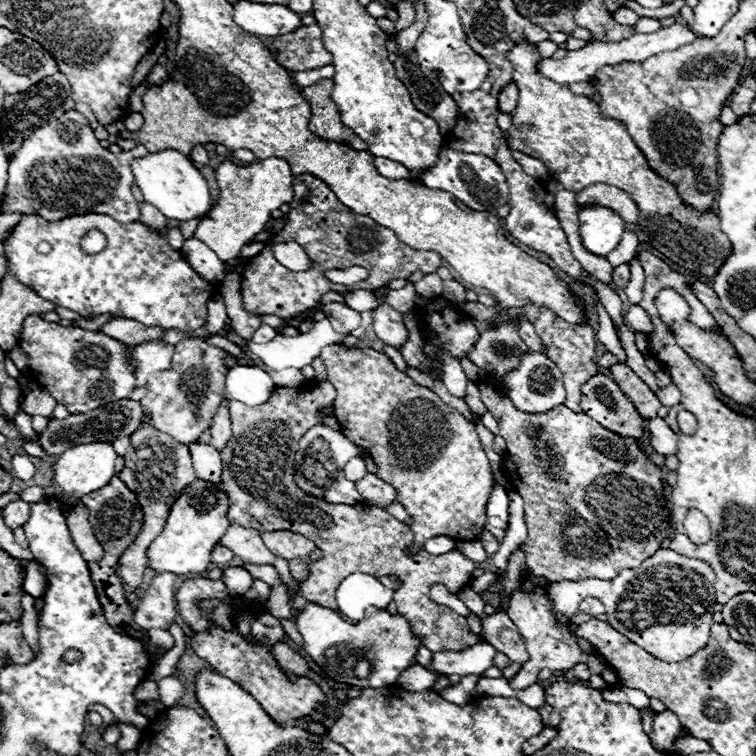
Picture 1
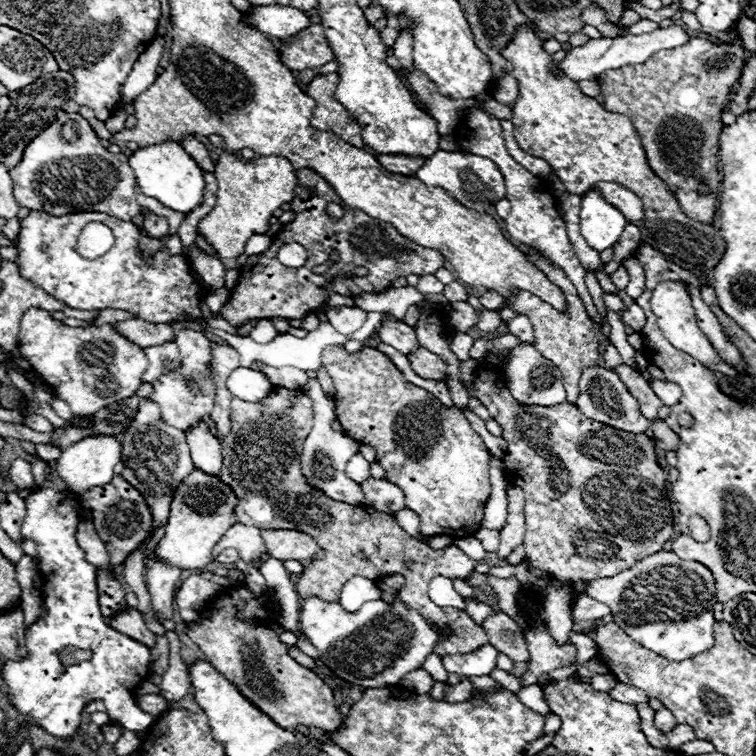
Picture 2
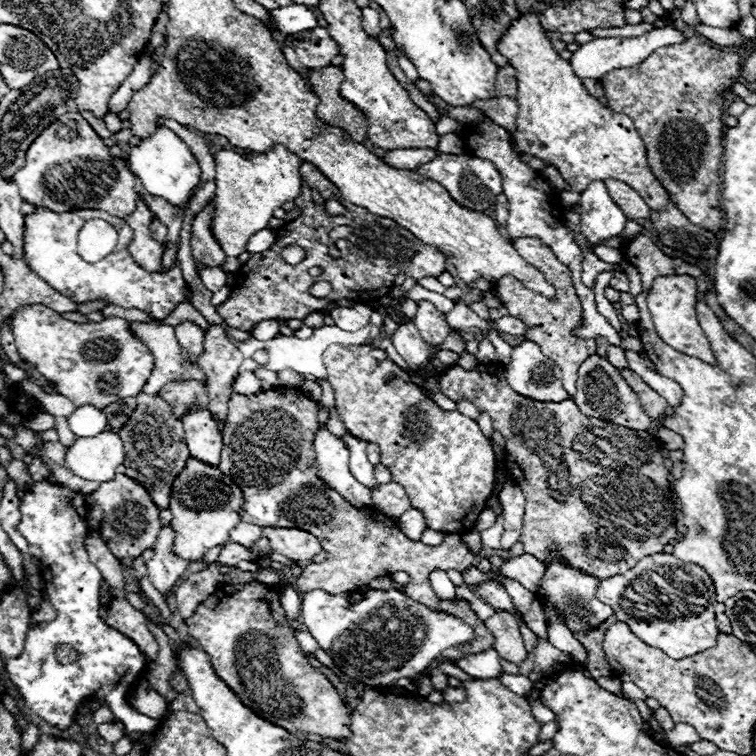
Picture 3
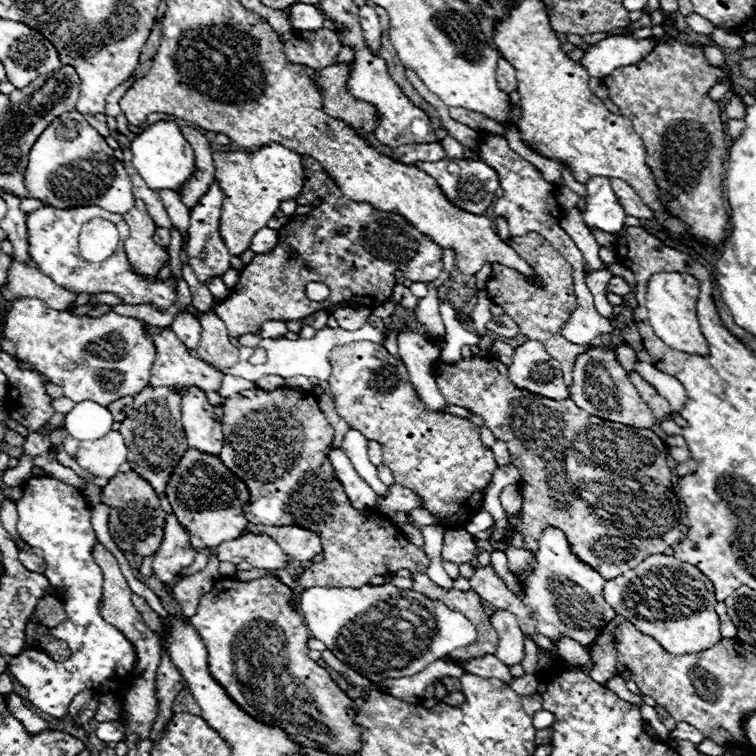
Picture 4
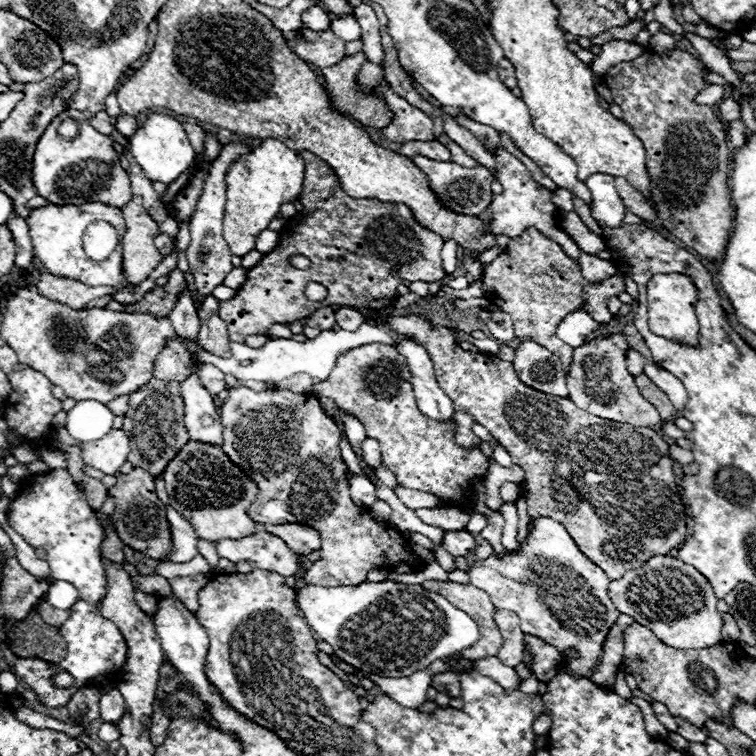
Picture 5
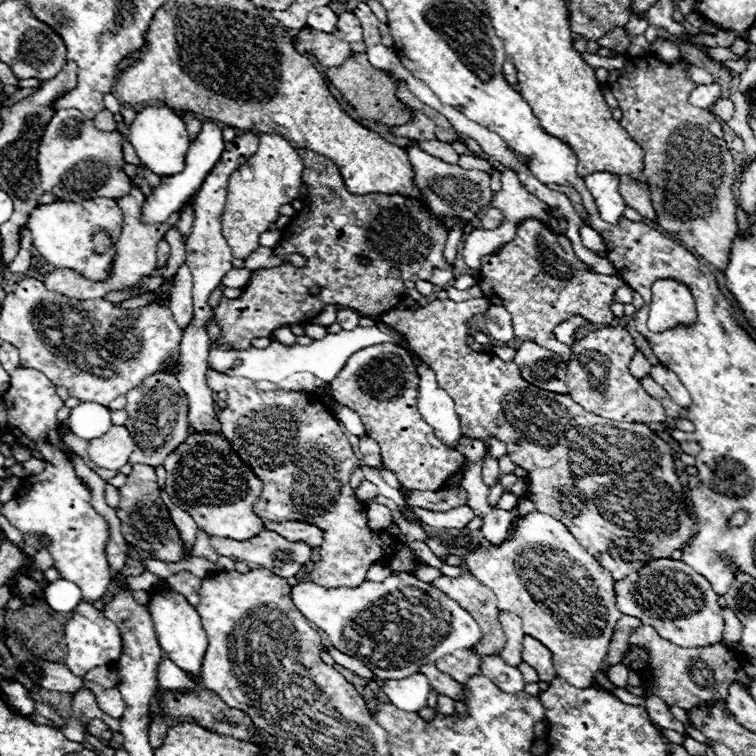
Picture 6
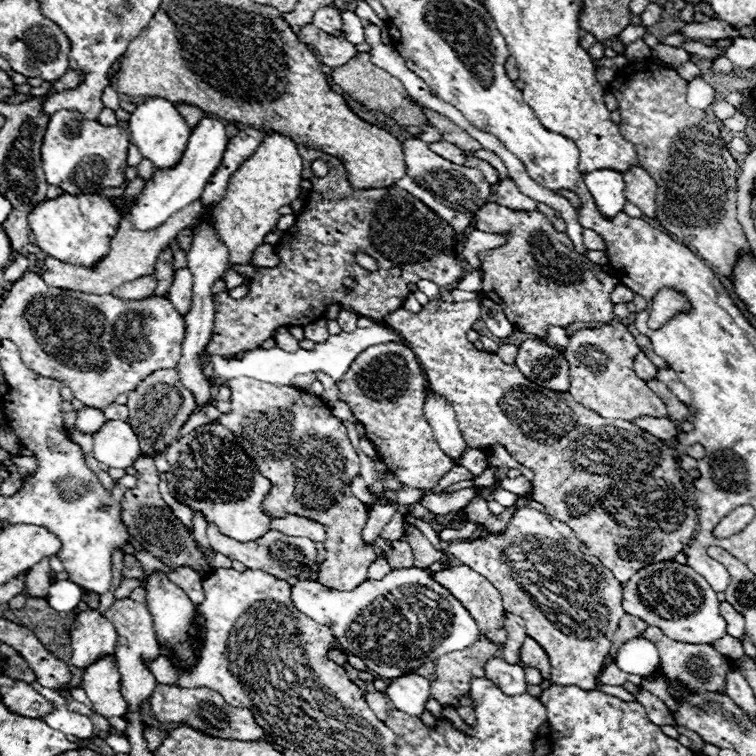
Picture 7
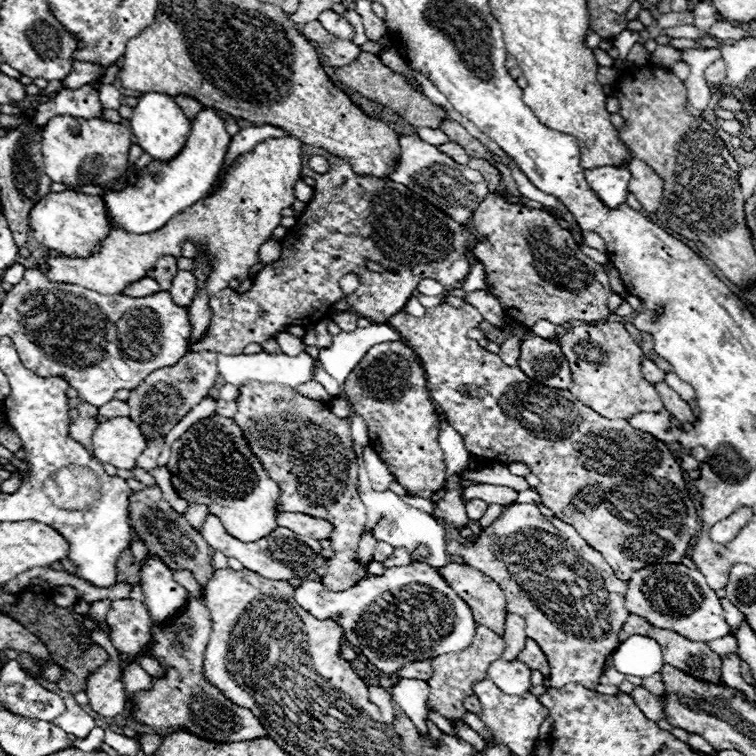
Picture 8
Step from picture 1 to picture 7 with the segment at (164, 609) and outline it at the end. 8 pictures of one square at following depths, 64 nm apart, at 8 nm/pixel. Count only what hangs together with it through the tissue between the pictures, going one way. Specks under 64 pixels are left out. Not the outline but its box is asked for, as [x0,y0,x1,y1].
[160,474,192,530]

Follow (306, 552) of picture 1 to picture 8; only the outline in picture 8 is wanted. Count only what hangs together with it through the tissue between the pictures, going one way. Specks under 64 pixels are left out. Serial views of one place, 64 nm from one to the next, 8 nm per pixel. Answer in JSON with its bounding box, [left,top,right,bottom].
[278,512,332,540]

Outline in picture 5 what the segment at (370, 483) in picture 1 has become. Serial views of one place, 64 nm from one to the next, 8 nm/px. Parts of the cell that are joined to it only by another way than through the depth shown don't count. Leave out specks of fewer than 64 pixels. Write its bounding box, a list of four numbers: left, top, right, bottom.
[394,486,436,510]

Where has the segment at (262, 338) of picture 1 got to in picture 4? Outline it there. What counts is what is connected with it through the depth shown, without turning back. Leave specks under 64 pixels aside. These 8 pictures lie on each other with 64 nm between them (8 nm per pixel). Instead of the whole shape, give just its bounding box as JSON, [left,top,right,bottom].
[258,321,286,338]

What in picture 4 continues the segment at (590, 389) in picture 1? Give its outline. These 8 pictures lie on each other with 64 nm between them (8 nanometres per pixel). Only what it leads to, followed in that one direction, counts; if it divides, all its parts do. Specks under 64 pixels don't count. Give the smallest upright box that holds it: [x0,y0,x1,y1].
[570,346,658,430]

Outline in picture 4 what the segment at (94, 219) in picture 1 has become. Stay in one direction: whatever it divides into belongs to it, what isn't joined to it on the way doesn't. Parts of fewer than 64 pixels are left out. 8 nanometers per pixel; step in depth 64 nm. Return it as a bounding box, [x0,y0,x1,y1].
[26,206,176,310]

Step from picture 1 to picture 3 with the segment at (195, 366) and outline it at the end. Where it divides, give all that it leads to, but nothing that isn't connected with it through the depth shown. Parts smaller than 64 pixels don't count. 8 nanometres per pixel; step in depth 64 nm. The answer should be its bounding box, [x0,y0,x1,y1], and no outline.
[158,322,208,420]

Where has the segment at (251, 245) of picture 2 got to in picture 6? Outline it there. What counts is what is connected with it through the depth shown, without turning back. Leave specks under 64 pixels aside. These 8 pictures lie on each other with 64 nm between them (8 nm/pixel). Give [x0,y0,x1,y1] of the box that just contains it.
[260,230,282,248]

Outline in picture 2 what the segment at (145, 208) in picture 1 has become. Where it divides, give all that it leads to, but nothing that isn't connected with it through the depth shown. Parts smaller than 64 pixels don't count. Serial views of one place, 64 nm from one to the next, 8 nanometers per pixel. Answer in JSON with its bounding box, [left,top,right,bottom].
[144,210,168,238]

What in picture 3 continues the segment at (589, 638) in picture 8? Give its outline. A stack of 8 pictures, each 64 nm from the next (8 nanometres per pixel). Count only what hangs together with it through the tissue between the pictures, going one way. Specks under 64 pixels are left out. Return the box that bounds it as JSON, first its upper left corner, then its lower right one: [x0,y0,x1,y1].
[478,562,612,630]

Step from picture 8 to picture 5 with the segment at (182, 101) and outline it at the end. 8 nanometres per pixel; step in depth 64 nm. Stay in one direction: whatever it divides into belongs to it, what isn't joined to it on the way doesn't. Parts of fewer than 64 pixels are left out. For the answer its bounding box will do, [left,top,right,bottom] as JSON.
[184,124,204,156]

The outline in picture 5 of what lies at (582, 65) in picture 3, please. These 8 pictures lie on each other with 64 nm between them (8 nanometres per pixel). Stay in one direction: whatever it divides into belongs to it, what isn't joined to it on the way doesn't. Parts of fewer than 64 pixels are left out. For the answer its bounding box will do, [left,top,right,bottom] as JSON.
[590,40,646,76]

